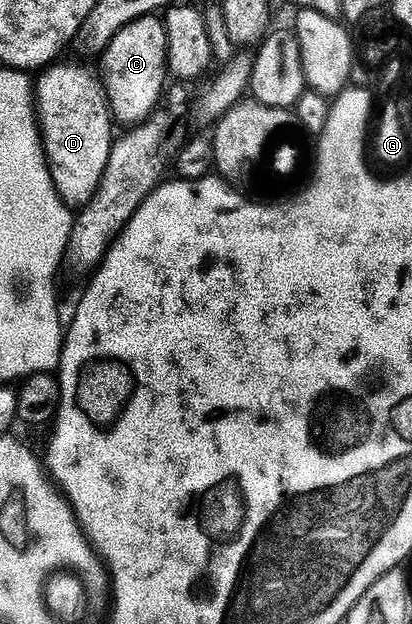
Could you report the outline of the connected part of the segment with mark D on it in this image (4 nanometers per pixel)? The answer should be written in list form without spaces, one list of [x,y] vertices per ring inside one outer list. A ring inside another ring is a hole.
[[[54,63],[40,73],[35,80],[35,113],[45,146],[45,159],[49,162],[49,173],[55,190],[70,210],[80,210],[91,202],[103,170],[107,170],[109,155],[115,139],[115,121],[109,111],[109,95],[105,92],[102,77],[81,64]]]

